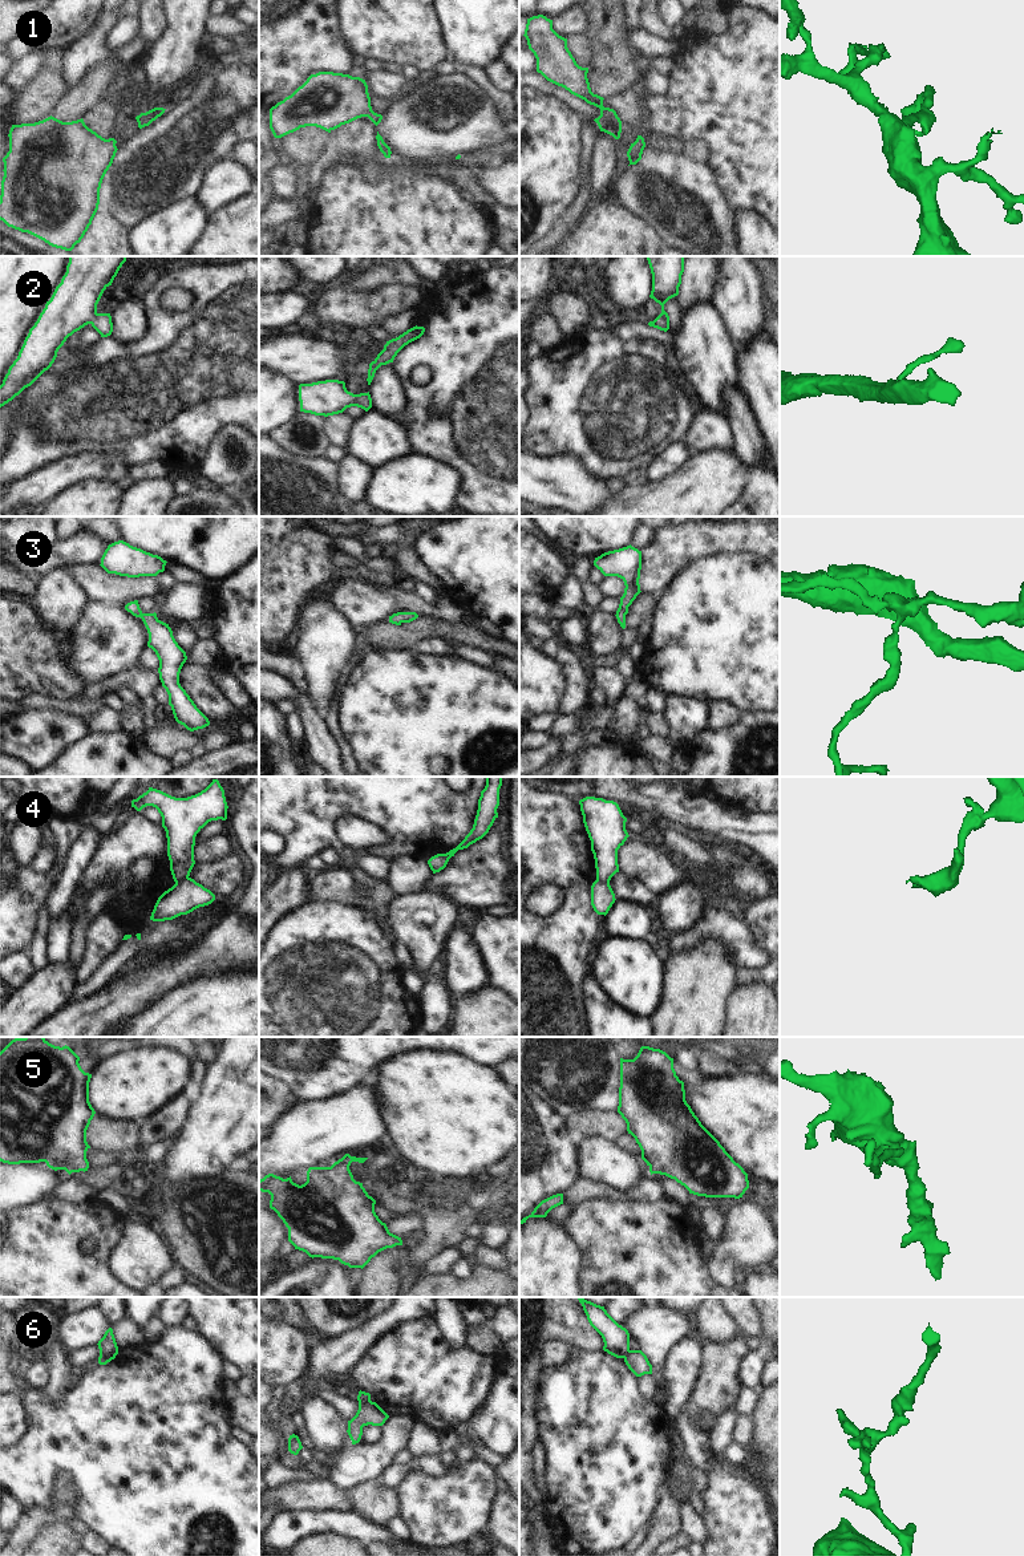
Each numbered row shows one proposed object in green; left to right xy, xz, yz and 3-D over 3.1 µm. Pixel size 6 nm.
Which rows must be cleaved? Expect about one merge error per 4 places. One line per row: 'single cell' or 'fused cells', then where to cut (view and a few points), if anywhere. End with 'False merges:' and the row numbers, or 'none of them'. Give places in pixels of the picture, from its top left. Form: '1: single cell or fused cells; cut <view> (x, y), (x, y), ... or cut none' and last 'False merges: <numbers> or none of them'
1: single cell; cut none
2: single cell; cut none
3: single cell; cut none
4: fused cells; cut xy (187, 876), (175, 883)
5: single cell; cut none
6: fused cells; cut xz (359, 1401), (371, 1402)
False merges: 4, 6

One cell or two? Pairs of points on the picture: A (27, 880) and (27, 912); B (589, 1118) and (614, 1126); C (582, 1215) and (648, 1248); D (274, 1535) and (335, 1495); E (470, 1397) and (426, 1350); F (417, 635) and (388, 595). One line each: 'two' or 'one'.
A: one
B: one
C: one
D: two
E: one
F: two

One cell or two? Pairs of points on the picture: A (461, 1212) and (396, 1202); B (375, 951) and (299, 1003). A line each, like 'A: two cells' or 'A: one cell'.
A: one cell
B: one cell

